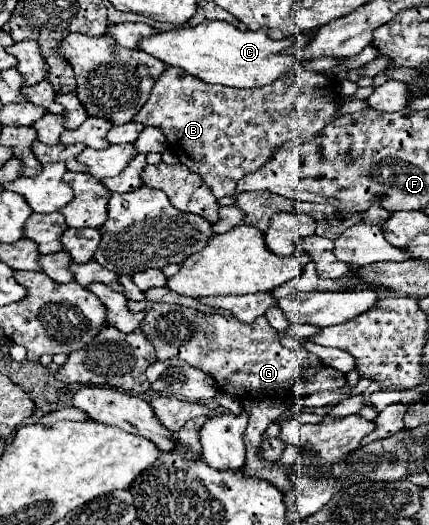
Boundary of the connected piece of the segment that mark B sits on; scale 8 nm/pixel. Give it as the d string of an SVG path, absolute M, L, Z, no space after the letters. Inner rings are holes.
M167 68L165 74L155 82L147 104L135 114L133 122L143 126L155 126L163 132L167 146L173 154L177 154L179 162L185 164L191 172L199 174L207 188L213 192L215 198L235 196L237 180L245 174L259 170L271 152L285 144L287 140L309 142L313 140L337 112L335 100L339 96L337 82L333 76L325 76L321 72L301 72L297 76L281 76L269 86L261 88L229 88L219 84L205 84L199 78L191 78L185 70Z

